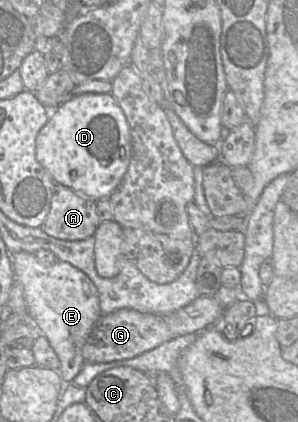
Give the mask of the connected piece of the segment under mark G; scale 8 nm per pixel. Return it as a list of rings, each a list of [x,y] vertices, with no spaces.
[[[198,297],[168,315],[140,313],[128,308],[115,310],[99,317],[82,349],[83,358],[85,362],[92,363],[134,358],[172,339],[190,333],[200,333],[220,323],[224,310],[214,297]]]

